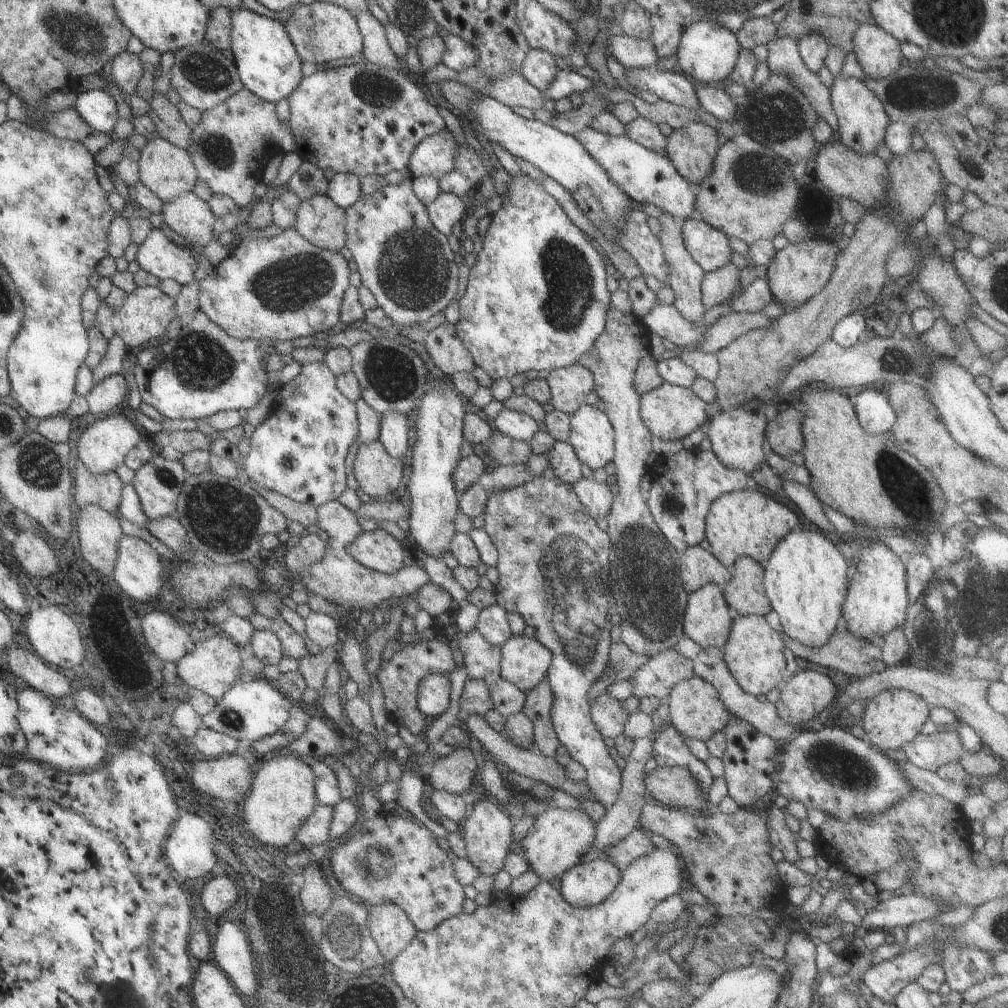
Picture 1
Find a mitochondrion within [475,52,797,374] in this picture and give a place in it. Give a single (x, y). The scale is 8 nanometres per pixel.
(571, 283)

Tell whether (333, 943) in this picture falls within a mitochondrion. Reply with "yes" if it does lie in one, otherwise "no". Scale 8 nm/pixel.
yes

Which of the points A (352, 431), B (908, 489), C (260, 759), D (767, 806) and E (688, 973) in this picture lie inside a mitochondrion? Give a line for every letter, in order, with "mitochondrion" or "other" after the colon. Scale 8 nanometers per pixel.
A: other
B: mitochondrion
C: other
D: other
E: other

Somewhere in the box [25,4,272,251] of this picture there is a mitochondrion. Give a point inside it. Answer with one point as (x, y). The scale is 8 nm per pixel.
(78, 34)

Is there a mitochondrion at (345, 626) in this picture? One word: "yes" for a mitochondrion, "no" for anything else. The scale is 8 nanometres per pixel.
no

